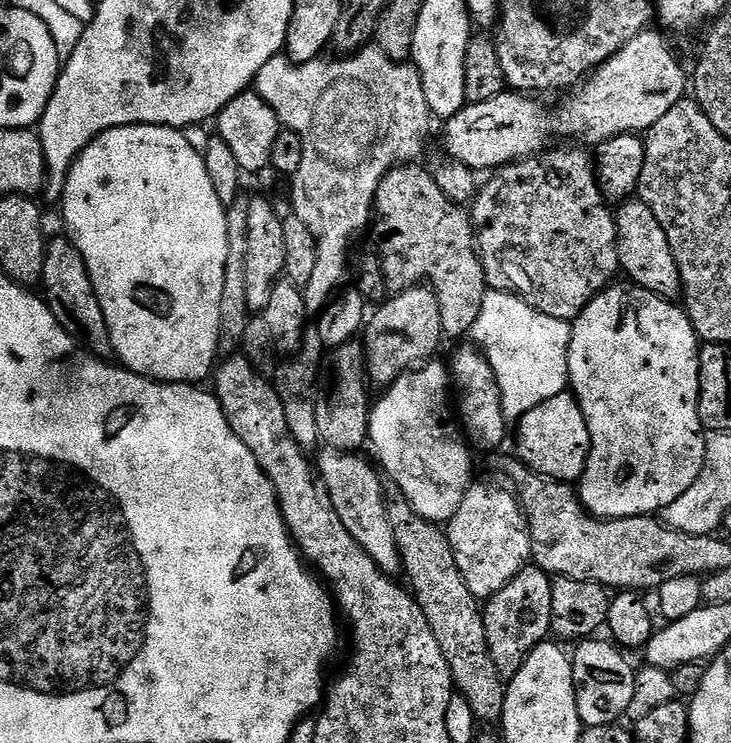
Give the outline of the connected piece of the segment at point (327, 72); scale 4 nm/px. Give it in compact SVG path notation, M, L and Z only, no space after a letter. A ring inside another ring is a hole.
M375 46L336 58L340 60L328 59L294 64L287 55L281 54L270 58L270 62L258 70L254 81L255 92L274 110L274 114L278 114L281 125L287 131L298 134L302 142L302 166L298 166L296 175L290 180L291 211L302 218L302 222L306 222L318 246L314 275L302 289L304 305L310 314L323 312L325 304L345 283L350 272L352 243L359 232L367 233L373 223L378 186L393 168L419 161L416 159L424 152L428 123L434 120L426 102L426 90L422 86L420 72L411 63L392 60Z

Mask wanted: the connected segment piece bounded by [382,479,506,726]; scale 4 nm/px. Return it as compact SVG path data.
M385 479L382 487L384 503L388 506L390 526L394 526L394 542L398 542L403 575L408 575L407 583L415 595L416 604L422 606L422 614L426 614L426 622L430 622L430 630L434 630L438 650L442 650L442 658L446 658L446 666L452 675L455 691L462 698L466 698L466 702L470 702L470 710L481 725L492 726L495 720L496 723L503 721L506 684L490 658L481 601L477 600L474 594L470 594L466 582L462 582L462 574L458 570L458 562L454 562L447 531L441 525L432 524L426 517L418 515L406 494L402 494L402 486Z

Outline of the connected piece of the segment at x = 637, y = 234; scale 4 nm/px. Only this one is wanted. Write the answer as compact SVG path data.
M638 198L621 203L619 208L615 218L620 272L628 275L625 277L636 287L650 290L663 300L675 301L681 295L678 262L674 262L670 242L666 242L666 230L662 230L658 218L654 218L654 210Z

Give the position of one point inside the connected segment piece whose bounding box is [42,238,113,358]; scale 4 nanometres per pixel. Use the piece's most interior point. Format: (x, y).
(71, 298)

